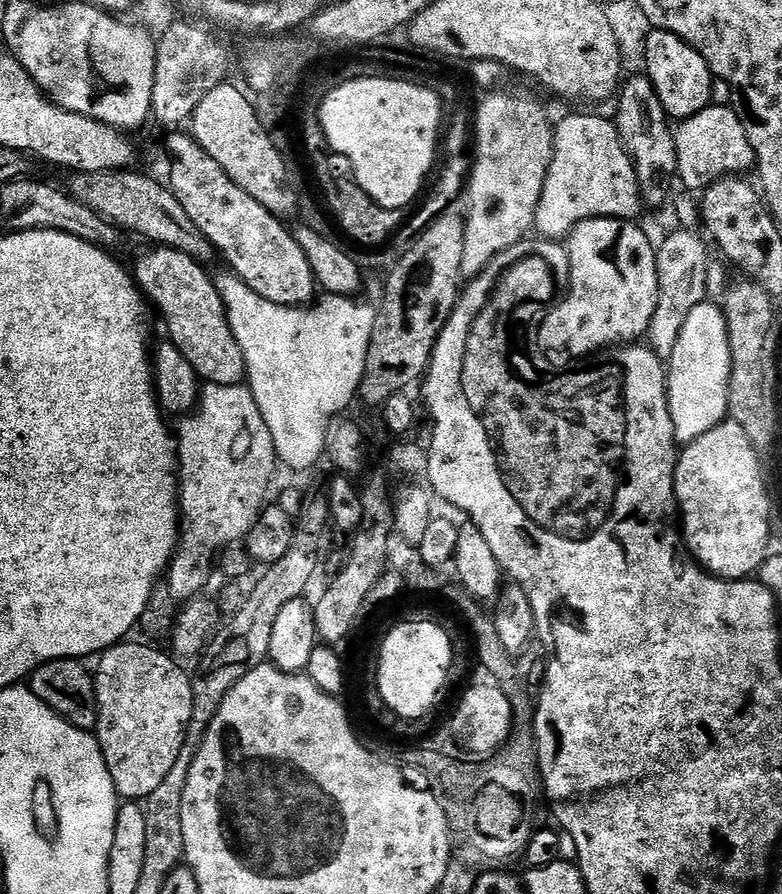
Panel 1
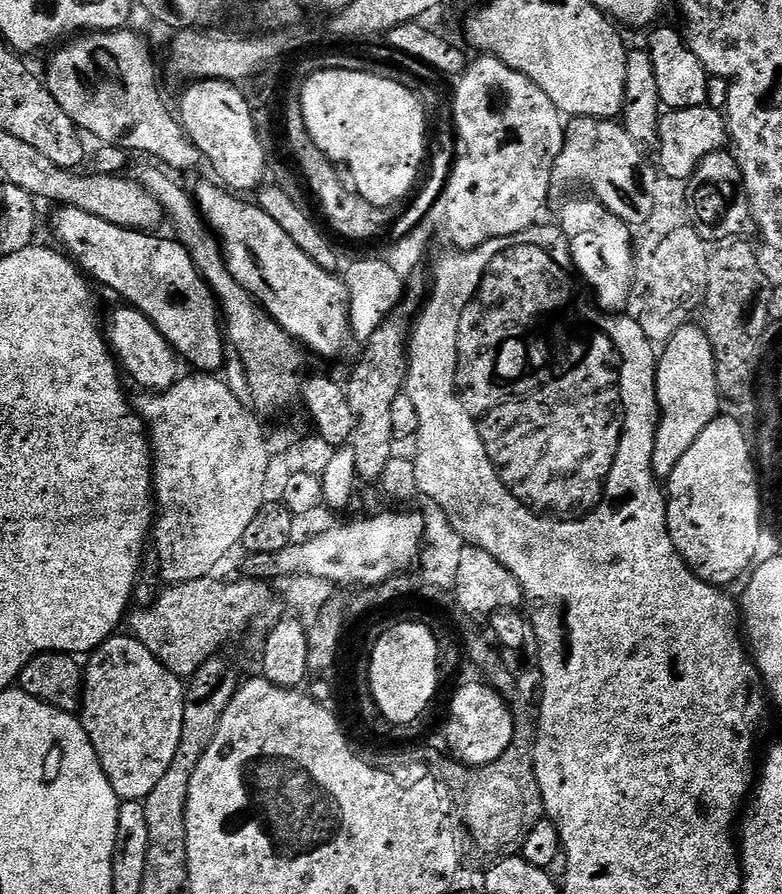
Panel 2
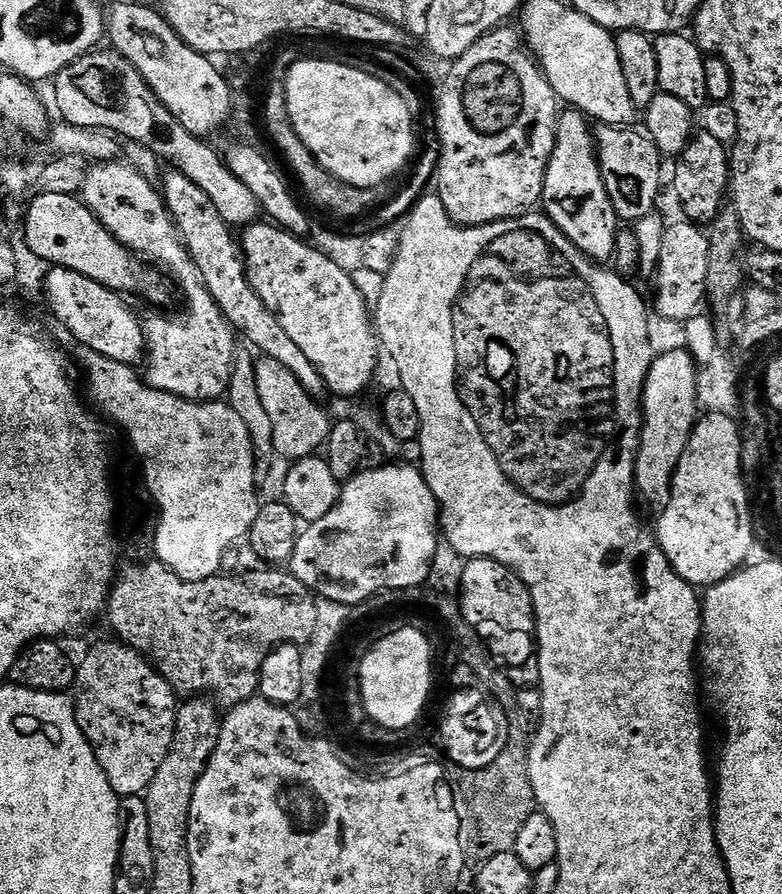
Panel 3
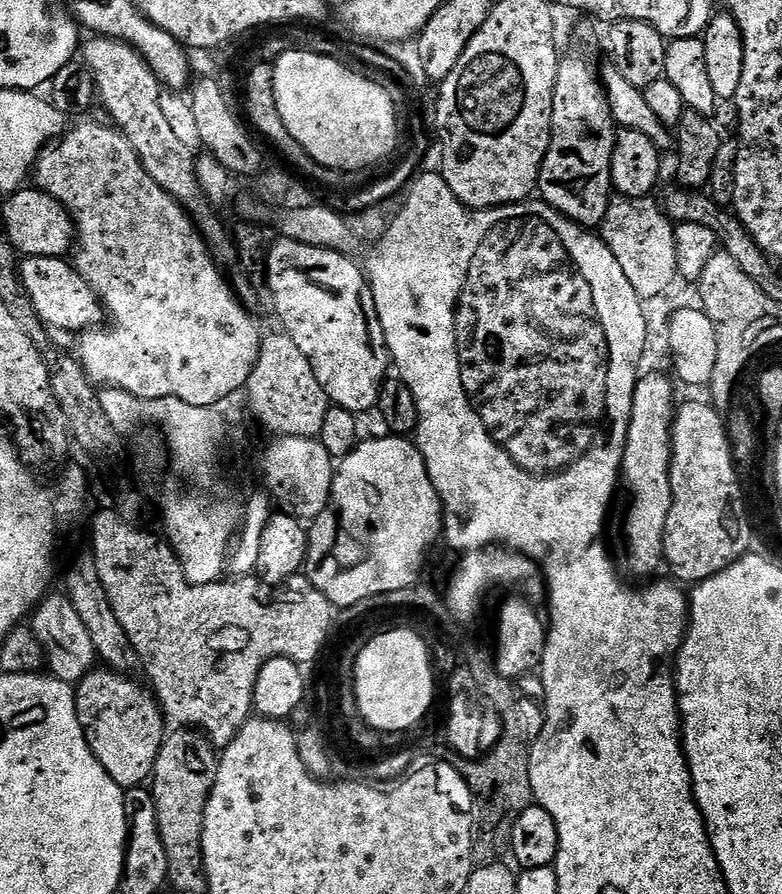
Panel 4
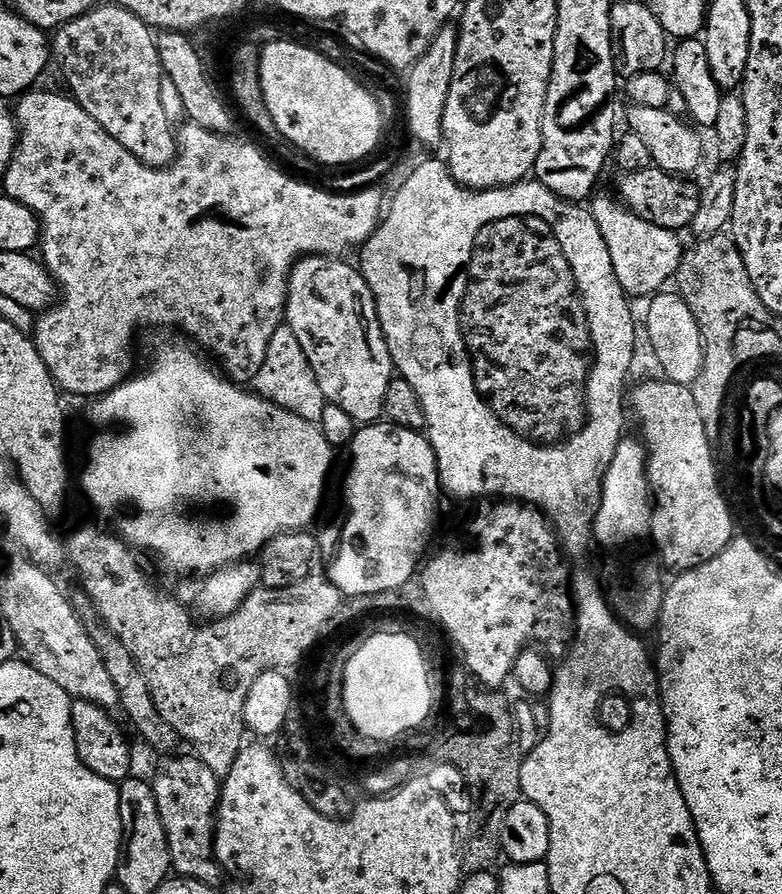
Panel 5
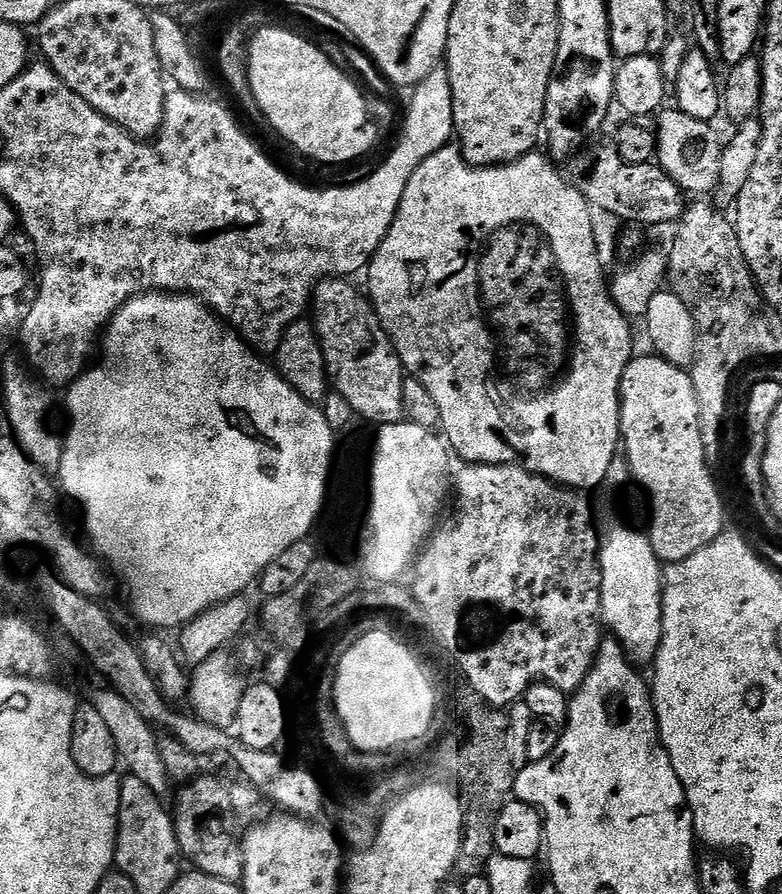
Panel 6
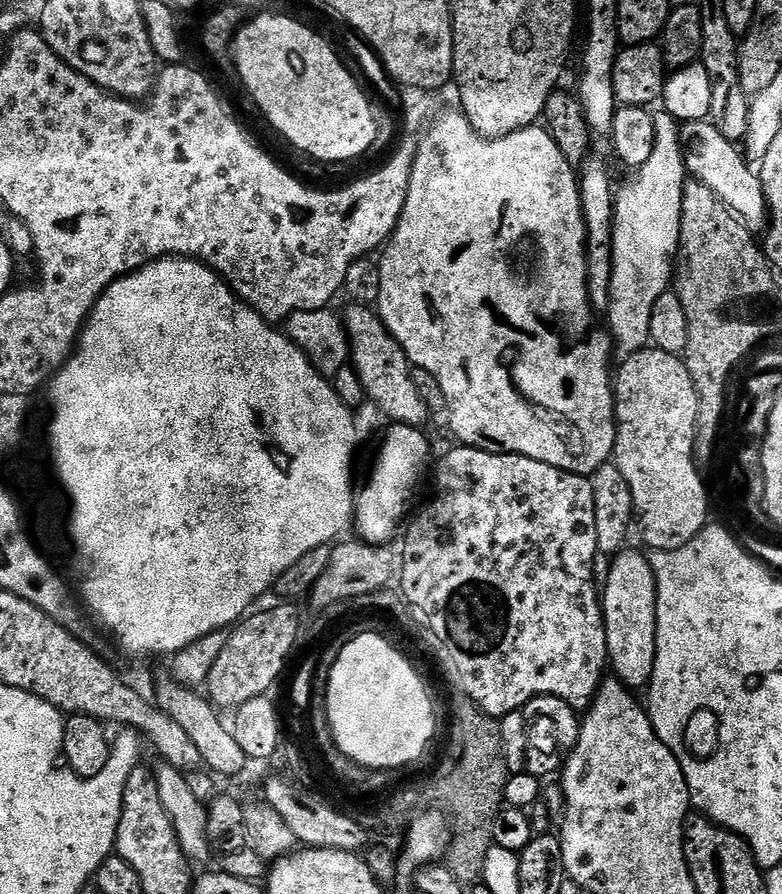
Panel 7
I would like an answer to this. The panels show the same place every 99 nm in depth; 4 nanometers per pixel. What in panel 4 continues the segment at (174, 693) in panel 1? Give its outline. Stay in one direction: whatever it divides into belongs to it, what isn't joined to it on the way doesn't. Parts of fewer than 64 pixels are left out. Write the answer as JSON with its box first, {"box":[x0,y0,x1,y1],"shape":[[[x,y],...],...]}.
{"box":[75,666,166,790],"shape":[[[100,666],[82,677],[75,685],[76,713],[78,722],[86,734],[86,742],[98,758],[98,762],[102,762],[106,774],[110,774],[116,785],[125,790],[139,788],[151,777],[154,762],[158,758],[158,750],[163,746],[166,735],[164,729],[166,717],[160,708],[160,702],[143,683],[141,684],[131,675],[121,675],[119,672]]]}

